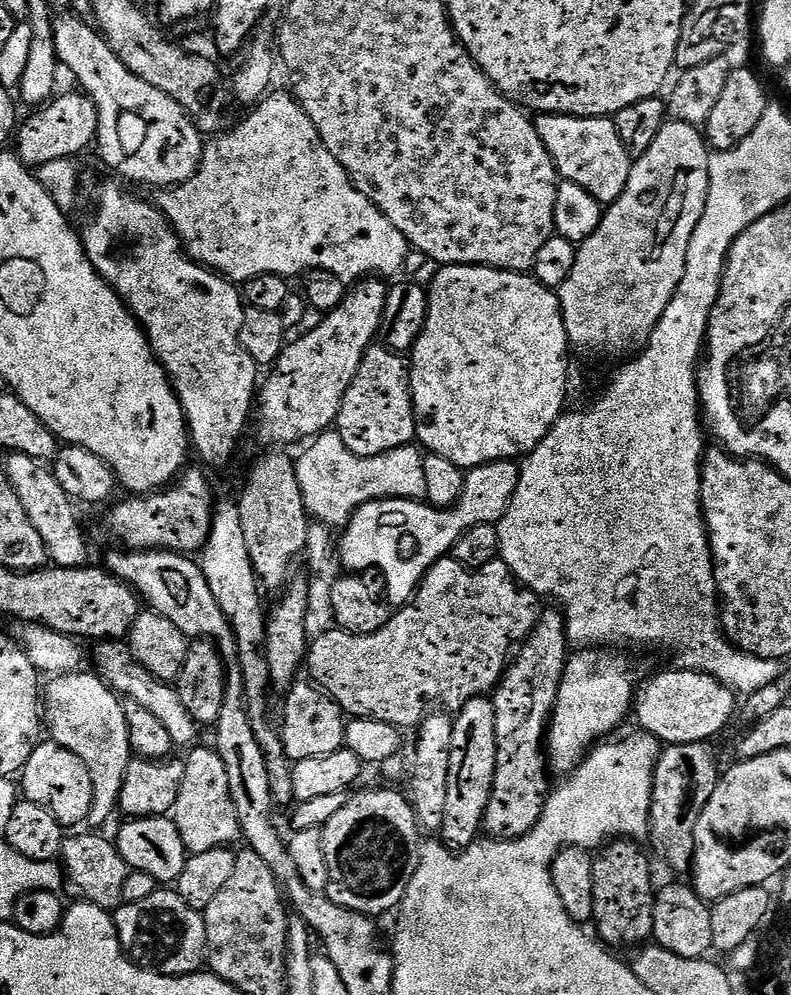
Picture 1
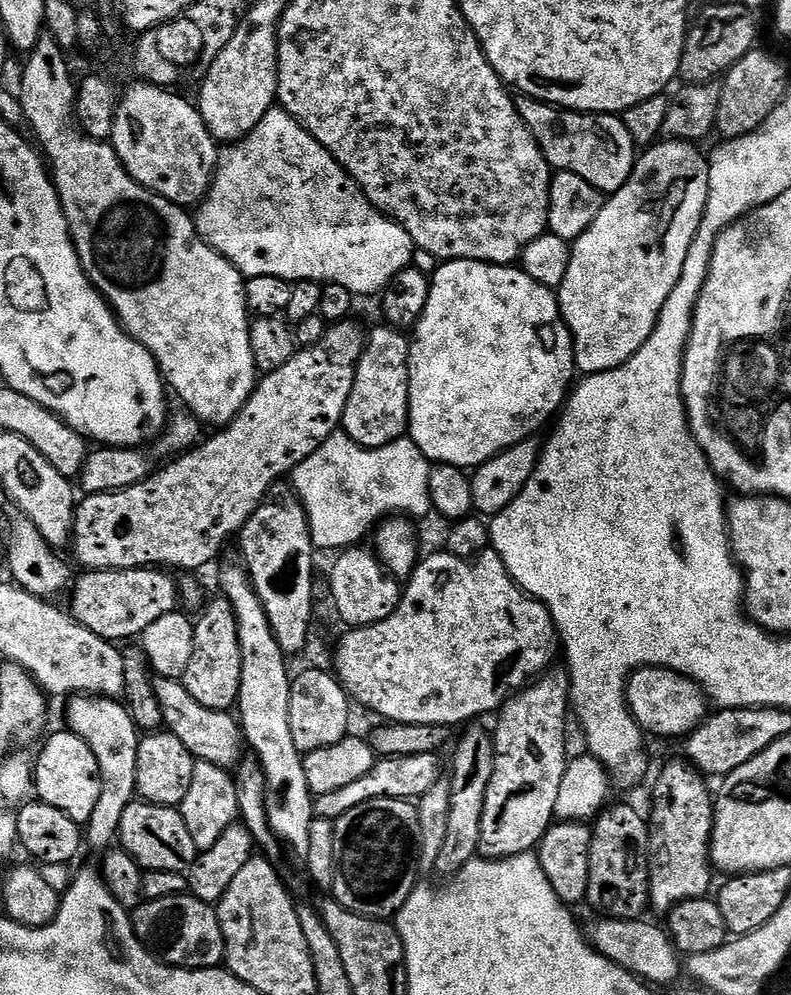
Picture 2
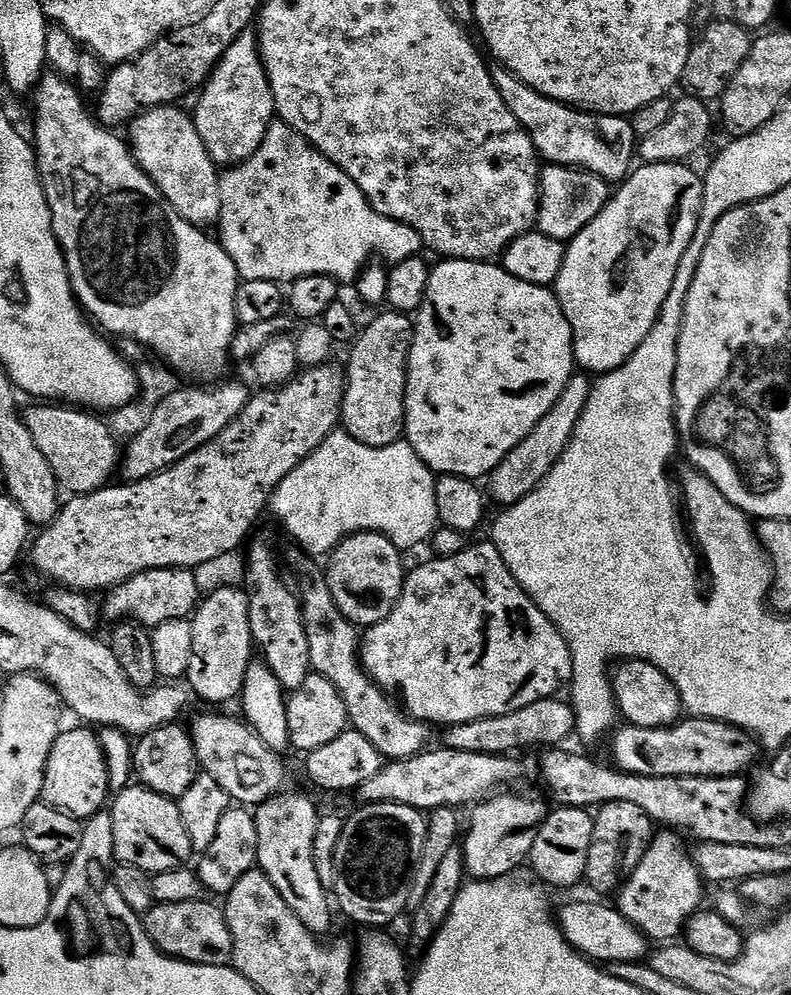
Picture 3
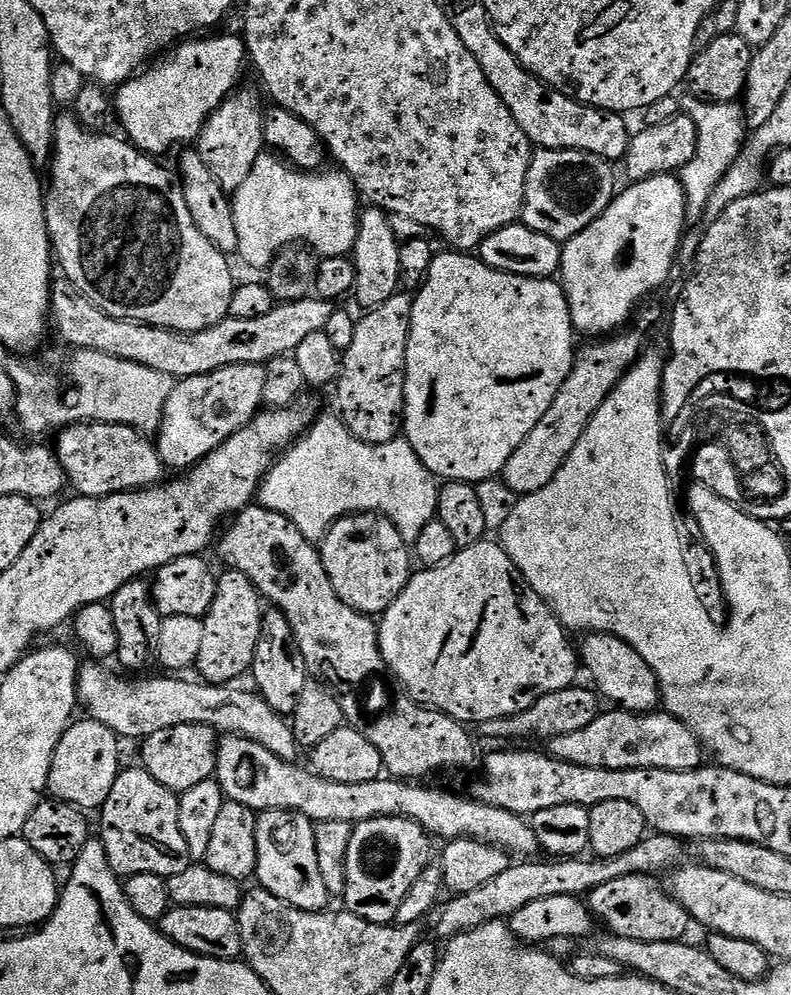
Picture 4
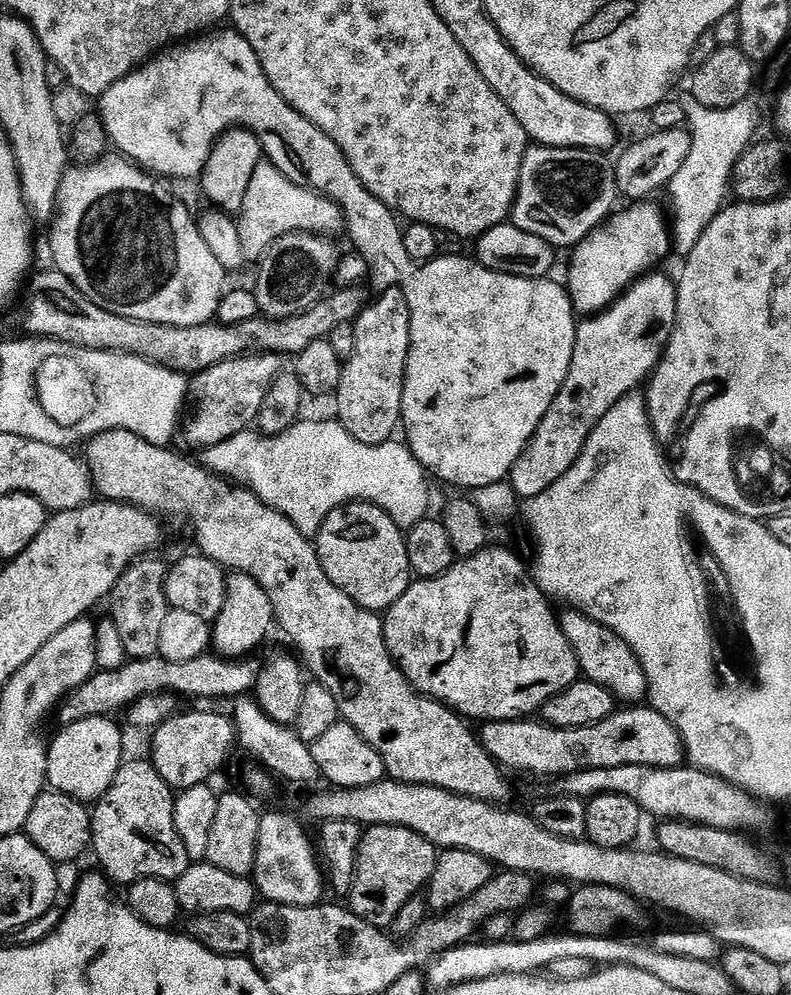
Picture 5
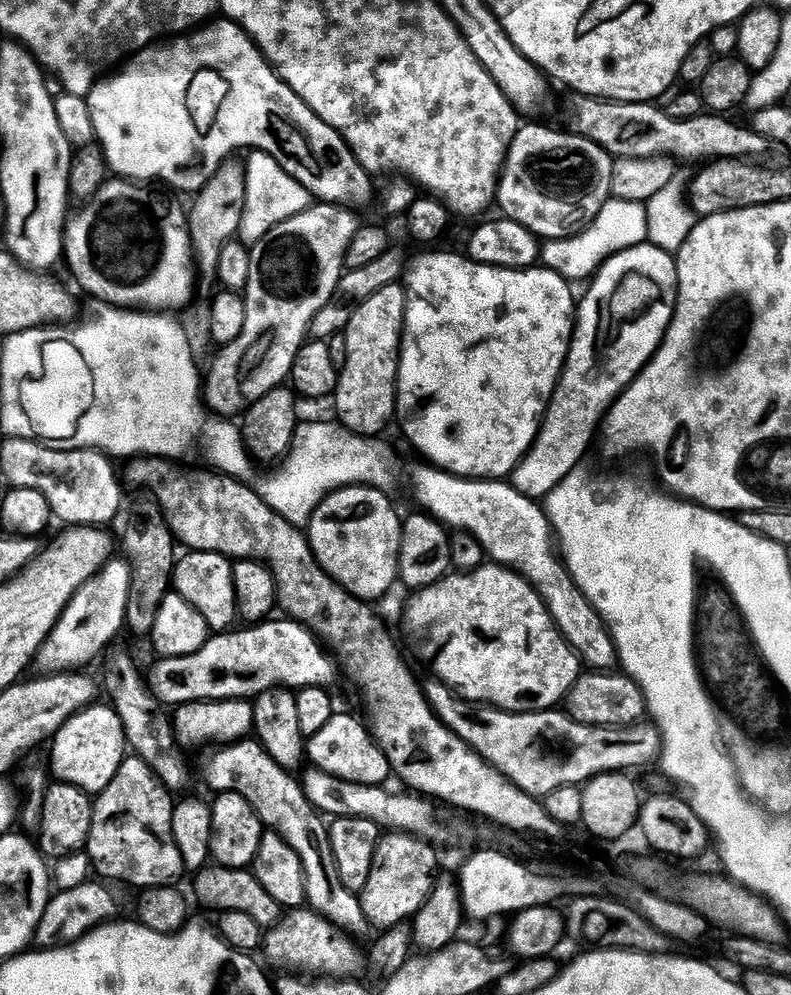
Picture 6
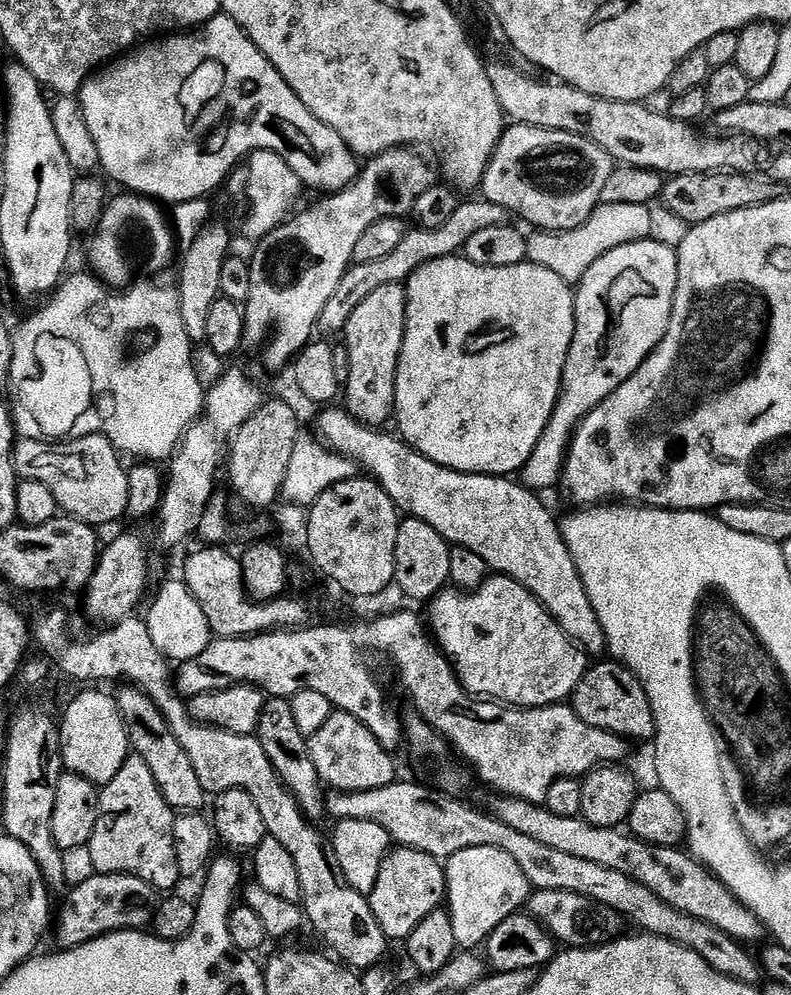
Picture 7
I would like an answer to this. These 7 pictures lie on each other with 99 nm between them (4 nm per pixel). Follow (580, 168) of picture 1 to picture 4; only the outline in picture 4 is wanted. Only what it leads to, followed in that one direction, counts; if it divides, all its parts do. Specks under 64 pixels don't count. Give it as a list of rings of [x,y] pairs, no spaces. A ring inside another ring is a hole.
[[[483,3],[468,4],[455,13],[450,19],[458,38],[462,38],[462,46],[474,54],[478,66],[482,66],[482,74],[486,74],[486,82],[494,86],[498,98],[506,102],[506,110],[514,114],[514,122],[522,126],[526,138],[532,141],[537,149],[553,148],[554,150],[578,150],[586,154],[594,154],[609,162],[623,161],[628,154],[630,131],[623,115],[618,112],[604,112],[601,108],[591,108],[572,100],[557,88],[550,88],[527,70],[502,46],[496,37],[488,12]]]

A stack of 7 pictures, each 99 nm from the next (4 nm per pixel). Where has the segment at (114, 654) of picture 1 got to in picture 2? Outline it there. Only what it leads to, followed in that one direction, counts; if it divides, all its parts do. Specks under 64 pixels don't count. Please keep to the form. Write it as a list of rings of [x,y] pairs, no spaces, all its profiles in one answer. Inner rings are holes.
[[[156,676],[152,689],[158,698],[158,706],[164,715],[163,727],[190,750],[197,761],[213,764],[225,770],[232,770],[241,763],[240,751],[245,751],[246,741],[241,733],[237,717],[231,711],[210,710],[202,702],[190,698],[190,690],[180,680],[171,680],[165,676]]]

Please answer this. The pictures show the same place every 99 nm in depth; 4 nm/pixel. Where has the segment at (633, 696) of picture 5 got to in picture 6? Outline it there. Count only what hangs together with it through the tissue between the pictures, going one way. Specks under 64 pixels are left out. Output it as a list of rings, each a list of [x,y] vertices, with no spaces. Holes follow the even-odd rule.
[[[423,466],[412,480],[416,500],[427,515],[452,530],[474,534],[482,542],[485,557],[517,572],[544,599],[548,613],[566,642],[589,669],[612,670],[617,667],[616,644],[604,619],[582,594],[554,547],[554,533],[545,509],[513,488],[511,483],[494,480],[469,480],[454,476],[435,466]]]

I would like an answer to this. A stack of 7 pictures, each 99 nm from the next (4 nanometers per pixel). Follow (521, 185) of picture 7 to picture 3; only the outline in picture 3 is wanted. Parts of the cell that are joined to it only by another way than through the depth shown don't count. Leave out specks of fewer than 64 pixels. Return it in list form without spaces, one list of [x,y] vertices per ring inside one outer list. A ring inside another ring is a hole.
[[[548,164],[540,174],[540,209],[536,215],[538,231],[555,240],[572,240],[608,205],[610,184],[584,168]]]

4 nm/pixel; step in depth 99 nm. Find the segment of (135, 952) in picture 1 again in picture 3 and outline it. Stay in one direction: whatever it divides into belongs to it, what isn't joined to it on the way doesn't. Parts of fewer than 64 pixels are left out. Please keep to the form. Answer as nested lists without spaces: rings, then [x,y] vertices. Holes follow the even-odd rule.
[[[208,898],[194,902],[155,903],[149,912],[143,913],[146,934],[158,946],[160,952],[202,966],[228,966],[232,963],[232,939],[230,926],[219,903],[211,904]]]

